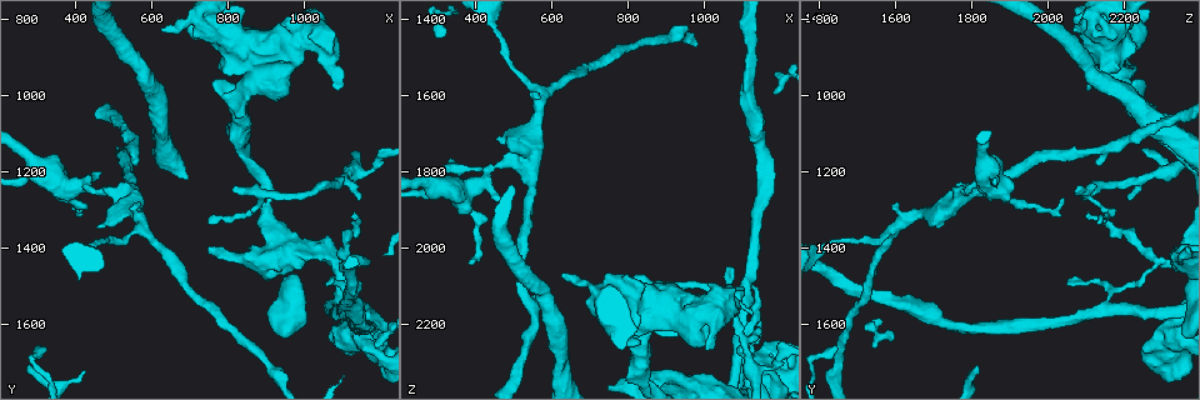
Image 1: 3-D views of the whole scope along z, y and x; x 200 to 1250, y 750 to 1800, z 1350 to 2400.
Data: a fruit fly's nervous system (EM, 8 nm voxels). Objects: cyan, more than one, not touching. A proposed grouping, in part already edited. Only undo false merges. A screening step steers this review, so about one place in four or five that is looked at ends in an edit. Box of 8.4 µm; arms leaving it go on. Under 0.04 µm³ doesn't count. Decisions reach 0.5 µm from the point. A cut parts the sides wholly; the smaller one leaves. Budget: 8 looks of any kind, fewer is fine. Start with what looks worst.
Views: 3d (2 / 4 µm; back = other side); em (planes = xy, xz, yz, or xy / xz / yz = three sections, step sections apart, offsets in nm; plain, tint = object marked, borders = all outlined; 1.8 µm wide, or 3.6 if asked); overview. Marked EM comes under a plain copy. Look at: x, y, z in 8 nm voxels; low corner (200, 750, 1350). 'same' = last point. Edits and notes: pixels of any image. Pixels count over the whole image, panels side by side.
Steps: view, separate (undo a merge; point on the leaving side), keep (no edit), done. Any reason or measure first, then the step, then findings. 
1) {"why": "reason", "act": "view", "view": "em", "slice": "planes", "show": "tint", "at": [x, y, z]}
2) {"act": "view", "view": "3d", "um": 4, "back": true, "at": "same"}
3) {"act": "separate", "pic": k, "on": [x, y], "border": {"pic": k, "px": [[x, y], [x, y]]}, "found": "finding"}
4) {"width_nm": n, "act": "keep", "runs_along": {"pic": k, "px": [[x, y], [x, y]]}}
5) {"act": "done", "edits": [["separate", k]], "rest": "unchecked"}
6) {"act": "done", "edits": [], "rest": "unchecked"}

{"why": "sharp bend", "act": "view", "view": "3d", "um": 2, "at": [1155, 1640, 2310]}

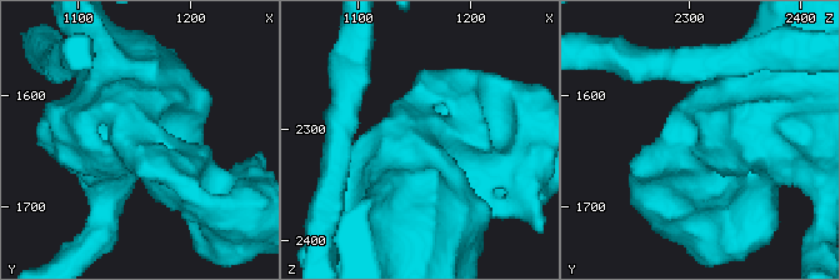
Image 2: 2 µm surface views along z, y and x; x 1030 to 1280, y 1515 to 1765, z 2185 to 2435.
{"why": "now the EM", "act": "view", "view": "em", "slice": "planes", "show": "tint", "at": [1158, 1642, 2306]}

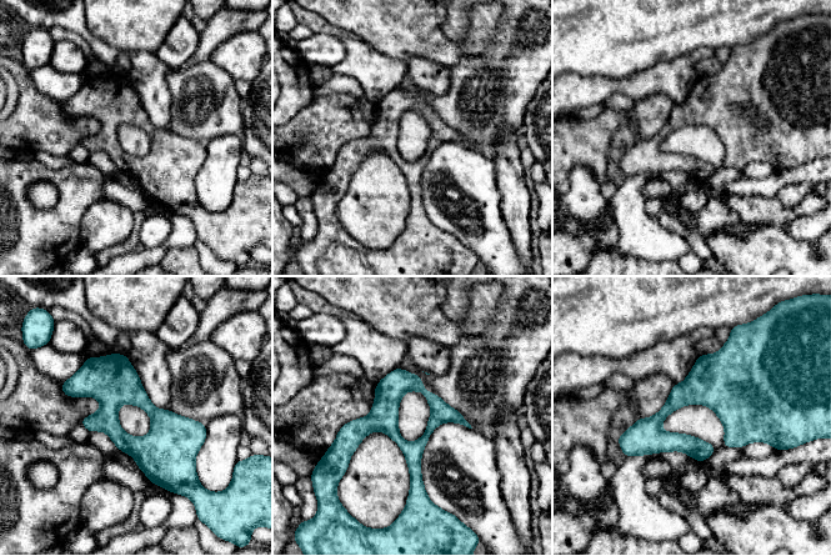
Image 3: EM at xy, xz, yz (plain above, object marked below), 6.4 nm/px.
{"act": "keep", "runs_along": {"pic": 3, "px": [[89, 360], [110, 426], [164, 484]]}, "found": "all the same neuron"}

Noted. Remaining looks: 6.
{"why": "abrupt turn", "act": "view", "view": "em", "slice": "planes", "show": "tint", "at": [885, 1435, 2345]}

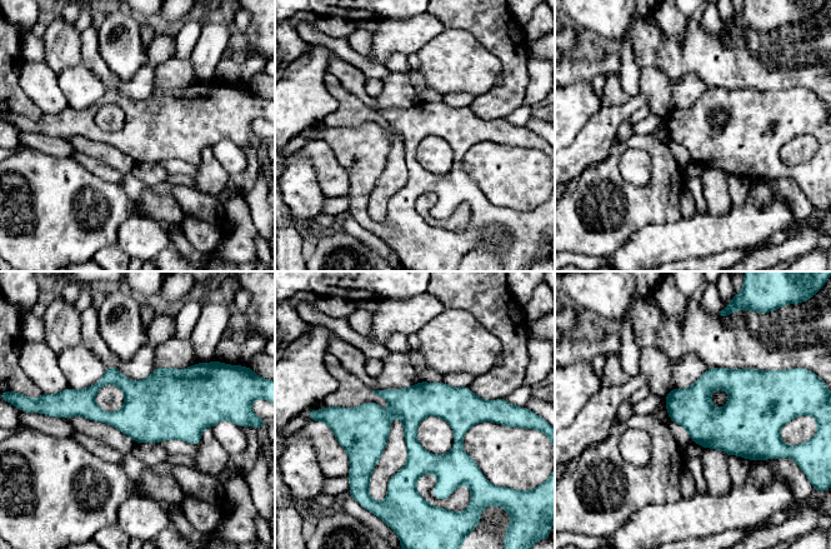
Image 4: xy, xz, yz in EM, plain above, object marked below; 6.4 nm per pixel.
{"act": "keep", "found": "one neuron here"}

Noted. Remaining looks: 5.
{"why": "sudden change in width", "act": "view", "view": "em", "slice": "planes", "show": "tint", "at": [990, 860, 2135]}

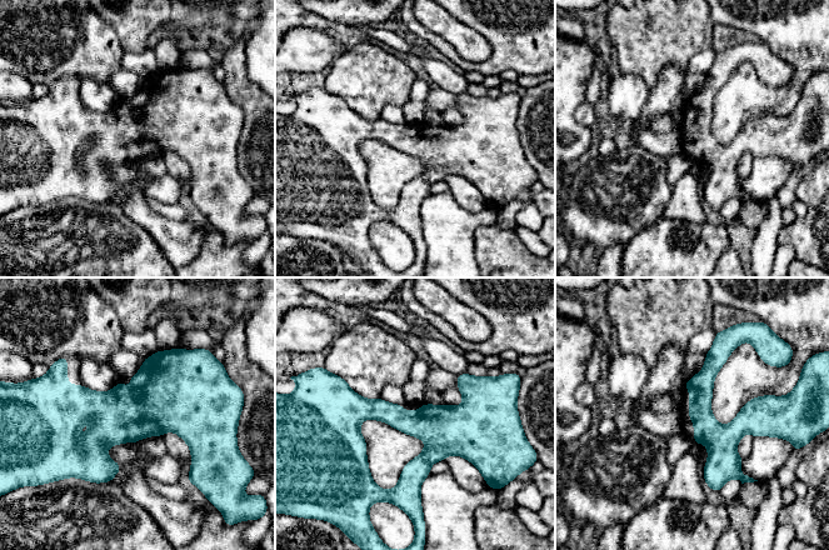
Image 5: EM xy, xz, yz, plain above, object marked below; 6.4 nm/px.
{"act": "keep", "runs_along": {"pic": 5, "px": [[340, 411], [490, 424]]}, "found": "all the same neuron"}

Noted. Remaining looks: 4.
{"act": "done", "edits": [], "rest": "unchecked"}

